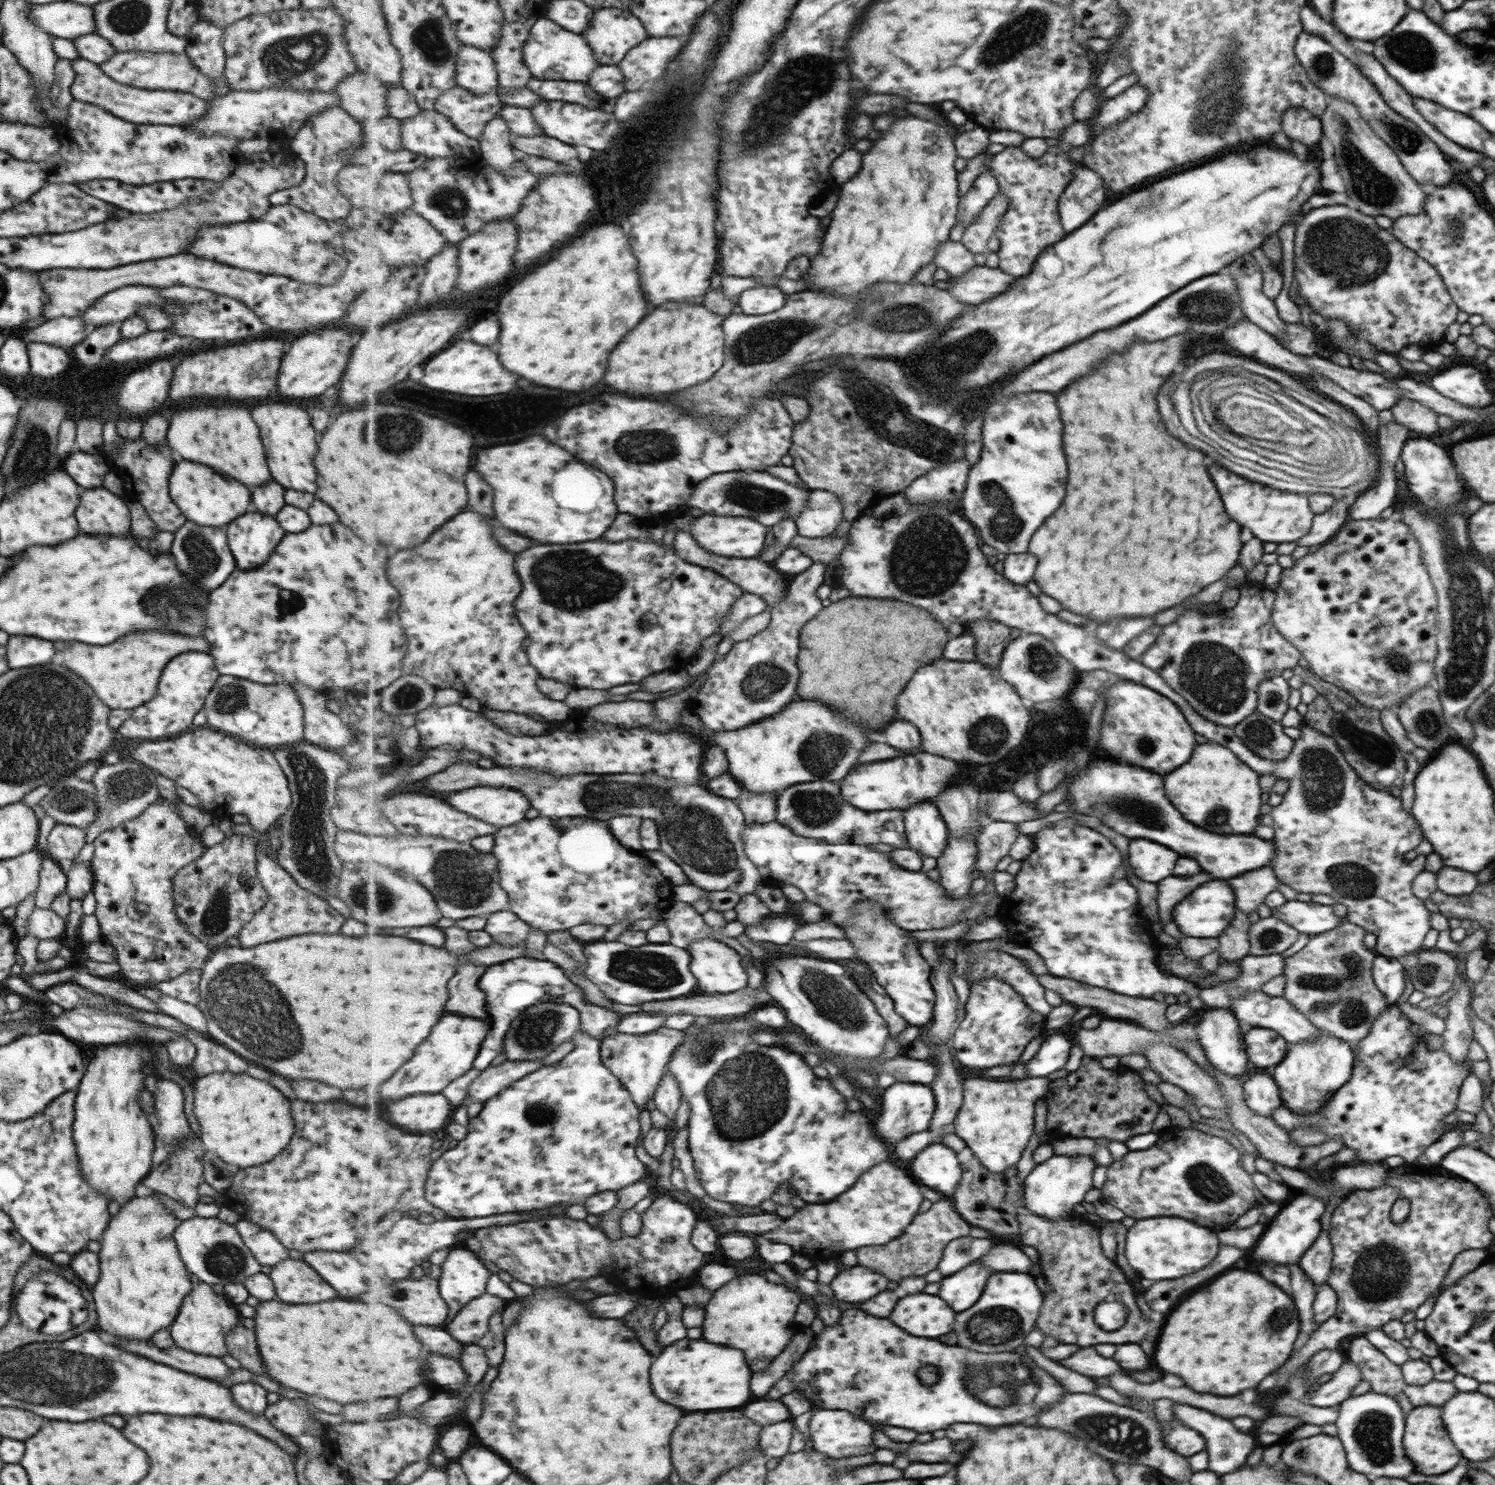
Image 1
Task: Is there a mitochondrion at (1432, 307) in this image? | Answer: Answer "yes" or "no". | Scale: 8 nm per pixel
no

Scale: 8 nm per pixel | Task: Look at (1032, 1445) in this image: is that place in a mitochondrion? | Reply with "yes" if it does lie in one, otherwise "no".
no

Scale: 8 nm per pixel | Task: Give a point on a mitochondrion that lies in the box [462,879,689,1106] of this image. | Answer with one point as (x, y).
(656, 972)

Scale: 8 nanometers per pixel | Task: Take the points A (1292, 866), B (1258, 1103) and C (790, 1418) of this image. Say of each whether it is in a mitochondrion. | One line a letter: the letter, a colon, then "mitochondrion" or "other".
A: other
B: other
C: other

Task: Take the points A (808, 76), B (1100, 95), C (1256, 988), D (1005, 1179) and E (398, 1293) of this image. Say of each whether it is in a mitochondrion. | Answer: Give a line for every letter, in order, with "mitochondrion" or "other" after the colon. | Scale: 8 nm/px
A: mitochondrion
B: other
C: other
D: other
E: mitochondrion

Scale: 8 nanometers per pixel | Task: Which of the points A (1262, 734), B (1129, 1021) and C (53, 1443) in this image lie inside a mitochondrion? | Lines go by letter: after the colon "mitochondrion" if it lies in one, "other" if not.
A: mitochondrion
B: other
C: other

